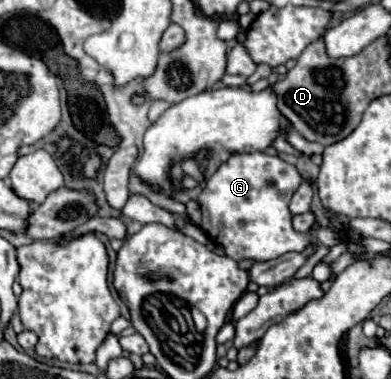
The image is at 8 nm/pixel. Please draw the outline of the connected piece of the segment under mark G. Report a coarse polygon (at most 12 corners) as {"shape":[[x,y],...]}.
{"shape":[[235,153],[197,197],[235,261],[303,251],[287,203],[299,171]]}

